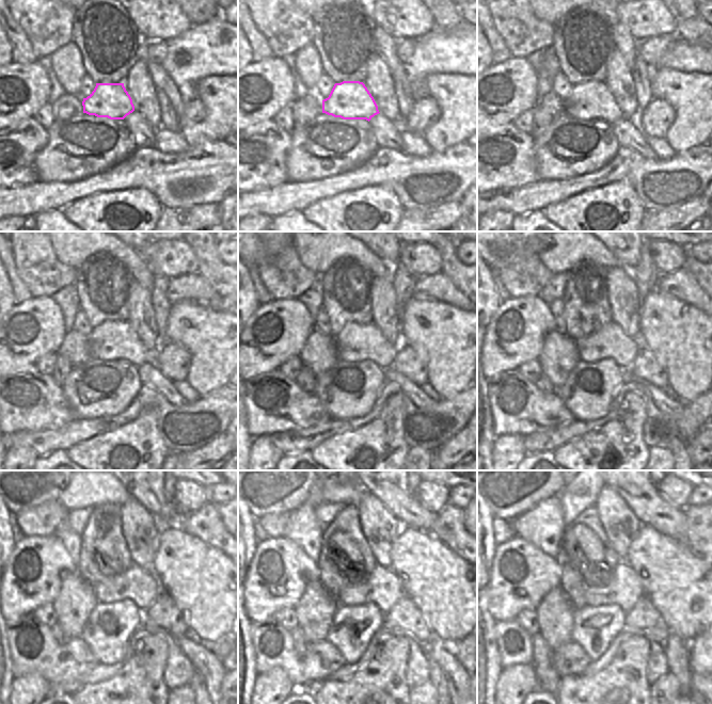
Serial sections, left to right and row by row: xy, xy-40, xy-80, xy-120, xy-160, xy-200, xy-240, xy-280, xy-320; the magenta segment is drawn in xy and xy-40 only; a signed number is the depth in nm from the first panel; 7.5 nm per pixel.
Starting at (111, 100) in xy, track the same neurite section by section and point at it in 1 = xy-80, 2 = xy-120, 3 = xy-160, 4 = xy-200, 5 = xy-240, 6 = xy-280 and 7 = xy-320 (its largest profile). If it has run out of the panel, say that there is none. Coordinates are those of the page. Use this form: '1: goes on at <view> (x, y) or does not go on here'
1: goes on at xy-80 (591, 100)
2: goes on at xy-120 (113, 340)
3: goes on at xy-160 (356, 342)
4: goes on at xy-200 (610, 341)
5: goes on at xy-240 (137, 585)
6: goes on at xy-280 (382, 588)
7: goes on at xy-320 (626, 591)

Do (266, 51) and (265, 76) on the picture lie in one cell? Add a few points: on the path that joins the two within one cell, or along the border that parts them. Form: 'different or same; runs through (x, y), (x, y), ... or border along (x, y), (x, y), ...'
different; border along (274, 57), (252, 62)

